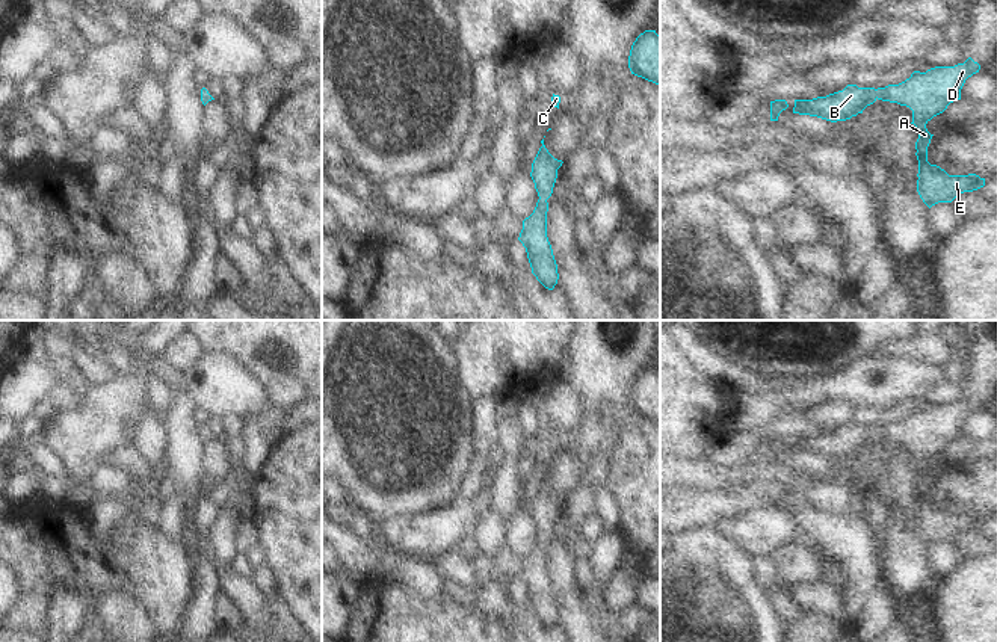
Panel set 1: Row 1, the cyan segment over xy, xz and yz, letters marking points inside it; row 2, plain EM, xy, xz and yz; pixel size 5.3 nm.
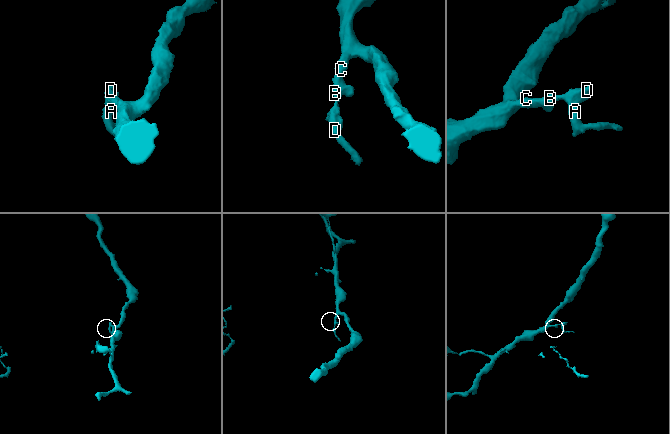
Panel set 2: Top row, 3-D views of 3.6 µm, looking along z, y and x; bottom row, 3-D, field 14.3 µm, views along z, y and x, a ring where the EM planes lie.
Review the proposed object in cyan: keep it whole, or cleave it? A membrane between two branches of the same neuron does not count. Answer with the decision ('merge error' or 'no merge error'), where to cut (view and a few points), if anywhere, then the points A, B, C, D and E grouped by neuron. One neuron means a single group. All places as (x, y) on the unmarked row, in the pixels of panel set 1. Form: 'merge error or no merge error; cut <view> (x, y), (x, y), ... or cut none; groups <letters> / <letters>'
no merge error; cut none; groups A B C D E

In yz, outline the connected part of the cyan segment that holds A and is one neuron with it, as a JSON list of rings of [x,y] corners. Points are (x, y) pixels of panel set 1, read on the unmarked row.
[[[968,396],[955,405],[935,405],[926,411],[914,409],[909,417],[885,426],[858,426],[847,423],[843,429],[813,438],[795,438],[793,452],[817,455],[831,461],[846,459],[873,443],[876,438],[897,441],[912,449],[912,461],[918,470],[915,494],[918,498],[917,530],[931,547],[938,541],[952,541],[964,530],[985,524],[976,512],[949,514],[928,500],[928,485],[934,473],[926,462],[943,452],[953,440],[961,438],[961,427],[968,415],[979,411],[980,403]]]

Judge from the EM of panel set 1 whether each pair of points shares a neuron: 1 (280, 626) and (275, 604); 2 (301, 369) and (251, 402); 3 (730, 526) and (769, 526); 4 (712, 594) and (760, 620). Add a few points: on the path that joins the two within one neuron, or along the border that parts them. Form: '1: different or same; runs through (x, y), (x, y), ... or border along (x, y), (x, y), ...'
1: same; runs through (280, 621), (277, 609)
2: different; border along (242, 367), (262, 387), (271, 405)
3: same; runs through (739, 526), (760, 526)
4: same; runs through (724, 606), (737, 620), (748, 620)

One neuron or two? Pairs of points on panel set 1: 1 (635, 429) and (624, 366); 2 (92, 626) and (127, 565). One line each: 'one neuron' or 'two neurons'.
1: two neurons
2: one neuron

